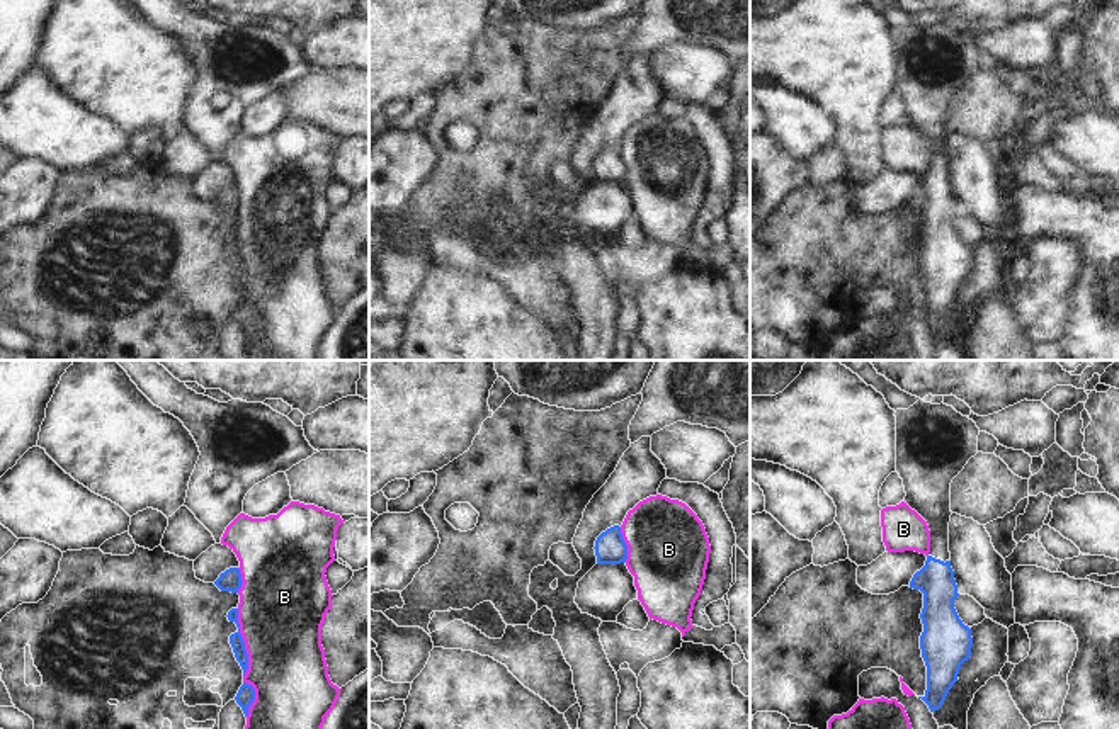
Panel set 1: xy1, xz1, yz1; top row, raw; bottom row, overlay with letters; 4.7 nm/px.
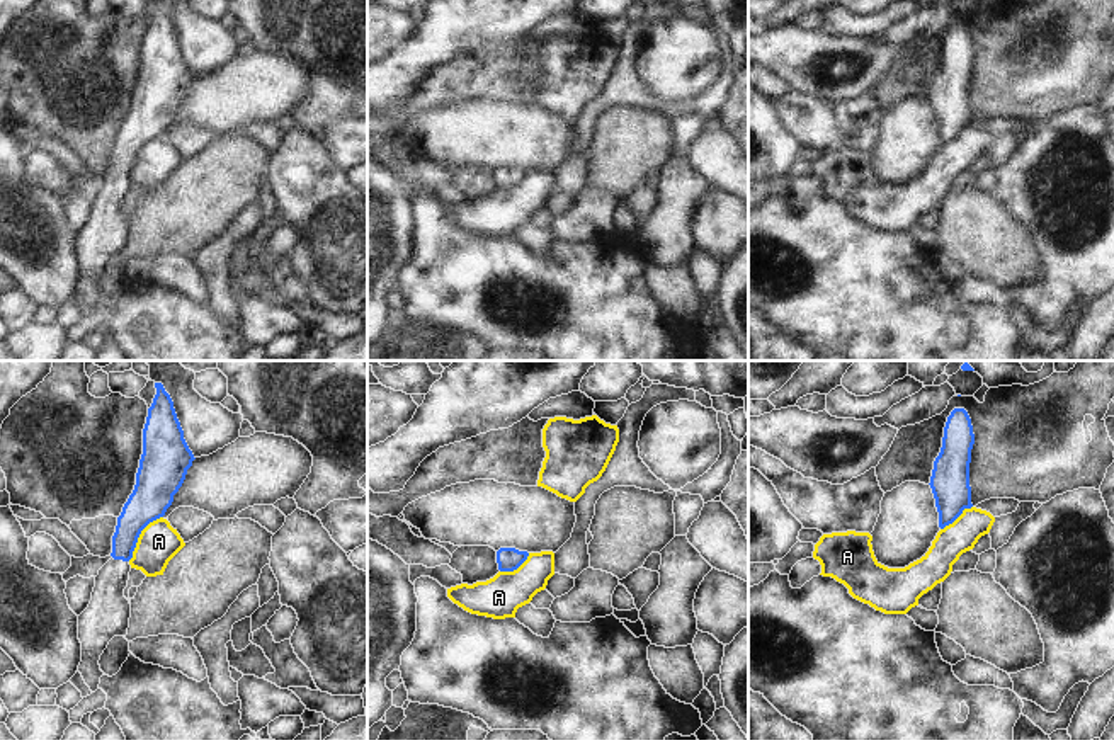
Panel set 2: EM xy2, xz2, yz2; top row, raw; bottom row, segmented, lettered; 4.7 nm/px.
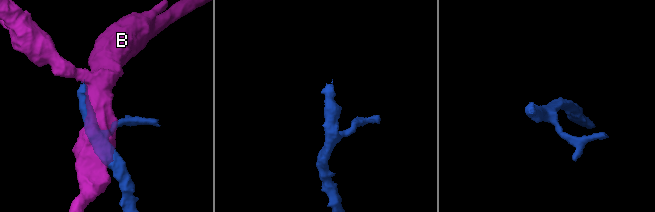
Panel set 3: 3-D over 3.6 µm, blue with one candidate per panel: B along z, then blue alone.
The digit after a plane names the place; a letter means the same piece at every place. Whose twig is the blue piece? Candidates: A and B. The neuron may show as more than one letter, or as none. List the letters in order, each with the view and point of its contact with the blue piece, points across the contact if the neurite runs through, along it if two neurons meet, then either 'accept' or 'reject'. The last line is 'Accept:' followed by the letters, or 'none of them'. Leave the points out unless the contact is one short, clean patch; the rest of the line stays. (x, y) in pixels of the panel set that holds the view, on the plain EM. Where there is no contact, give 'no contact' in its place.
A: meets blue in xy2 at (138, 155); border along xy2 (162, 135), (142, 150), (128, 179); reject
B: meets blue in xy1 at (244, 262); reject
Accept: none of them

